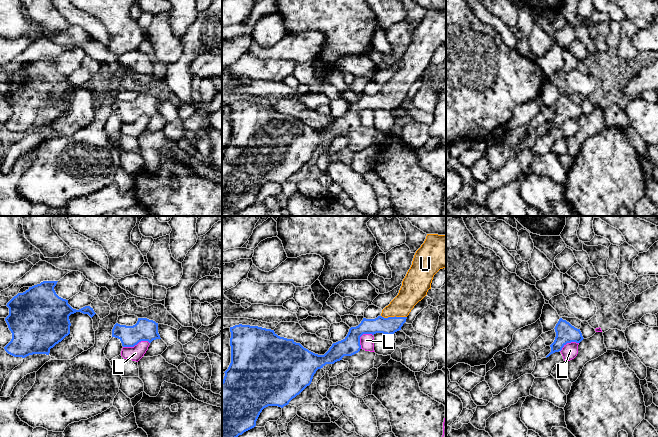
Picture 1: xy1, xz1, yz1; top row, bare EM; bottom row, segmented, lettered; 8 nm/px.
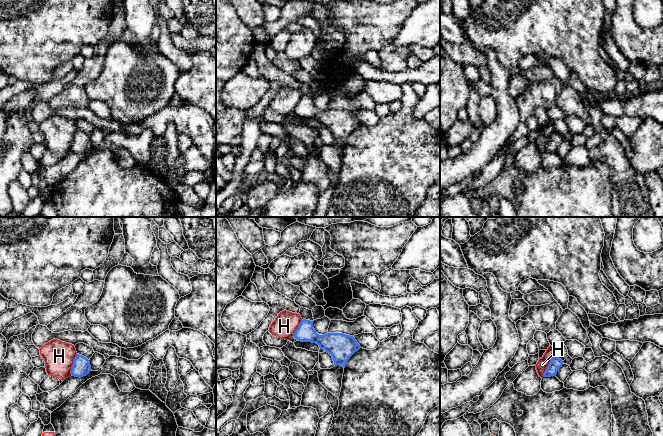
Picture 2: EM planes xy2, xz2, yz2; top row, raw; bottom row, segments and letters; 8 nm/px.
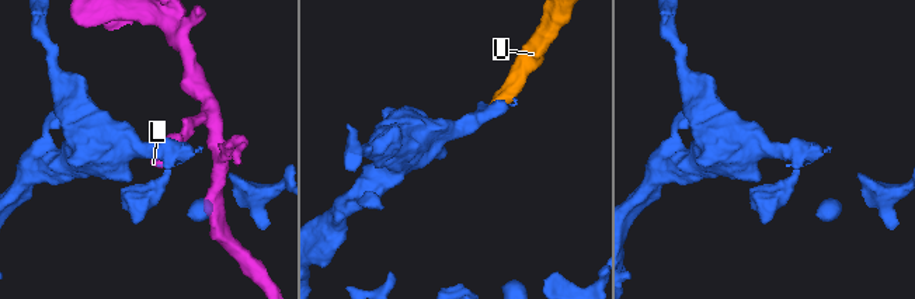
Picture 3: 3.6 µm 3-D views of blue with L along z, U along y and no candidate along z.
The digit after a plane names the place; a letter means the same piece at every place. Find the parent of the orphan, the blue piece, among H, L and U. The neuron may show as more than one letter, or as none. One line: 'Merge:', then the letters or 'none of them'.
Merge: U

